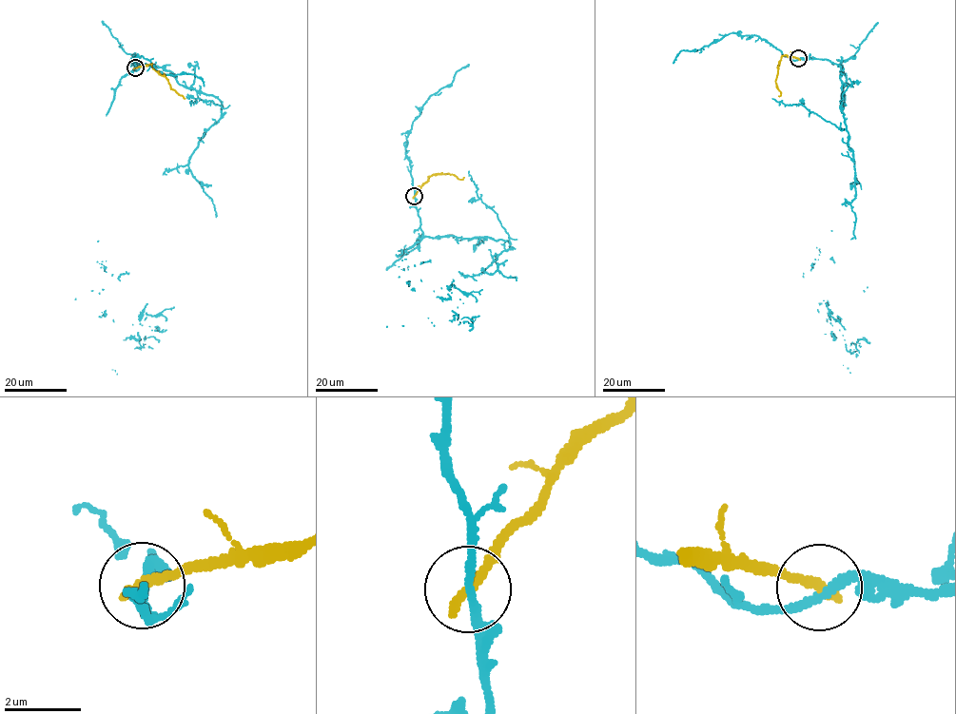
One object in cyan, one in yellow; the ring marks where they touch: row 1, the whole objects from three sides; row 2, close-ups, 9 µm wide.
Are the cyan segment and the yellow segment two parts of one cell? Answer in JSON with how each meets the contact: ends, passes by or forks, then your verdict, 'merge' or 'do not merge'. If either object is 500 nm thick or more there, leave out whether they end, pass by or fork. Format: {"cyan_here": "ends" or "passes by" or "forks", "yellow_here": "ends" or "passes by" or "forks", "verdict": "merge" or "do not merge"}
{"cyan_here": "passes by", "yellow_here": "ends", "verdict": "do not merge"}

